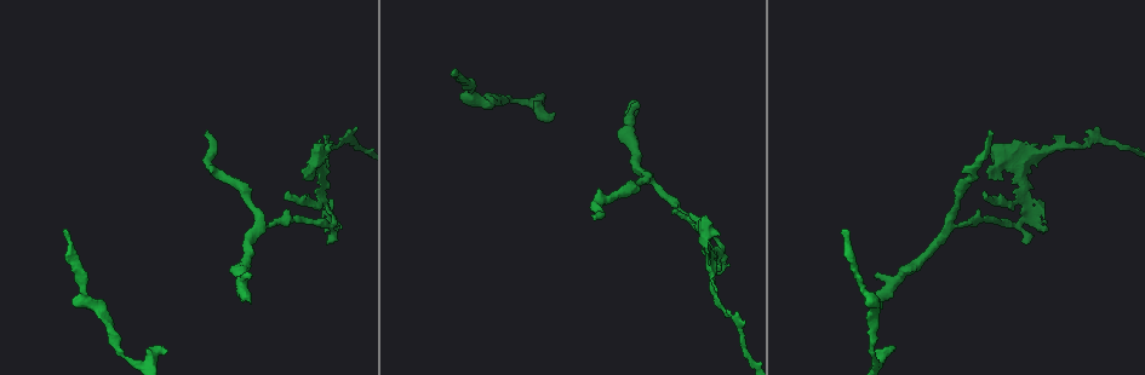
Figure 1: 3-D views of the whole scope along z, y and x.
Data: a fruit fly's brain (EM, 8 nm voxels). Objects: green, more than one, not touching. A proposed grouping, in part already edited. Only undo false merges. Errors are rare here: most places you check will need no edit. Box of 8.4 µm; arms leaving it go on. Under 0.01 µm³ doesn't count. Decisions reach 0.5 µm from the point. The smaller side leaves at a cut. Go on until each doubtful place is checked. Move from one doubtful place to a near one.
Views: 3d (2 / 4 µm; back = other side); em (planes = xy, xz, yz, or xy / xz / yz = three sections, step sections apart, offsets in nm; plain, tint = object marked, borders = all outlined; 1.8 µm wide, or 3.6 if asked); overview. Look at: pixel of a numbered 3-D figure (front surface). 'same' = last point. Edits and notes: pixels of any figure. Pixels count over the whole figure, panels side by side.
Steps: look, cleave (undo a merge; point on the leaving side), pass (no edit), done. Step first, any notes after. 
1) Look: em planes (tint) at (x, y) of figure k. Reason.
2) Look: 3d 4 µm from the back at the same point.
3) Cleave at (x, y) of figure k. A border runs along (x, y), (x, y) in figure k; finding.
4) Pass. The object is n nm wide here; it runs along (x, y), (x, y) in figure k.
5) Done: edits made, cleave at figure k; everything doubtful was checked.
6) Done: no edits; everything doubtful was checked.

Look: 3d 2 µm at (1014, 159) of figure 1. Thick turns thin.

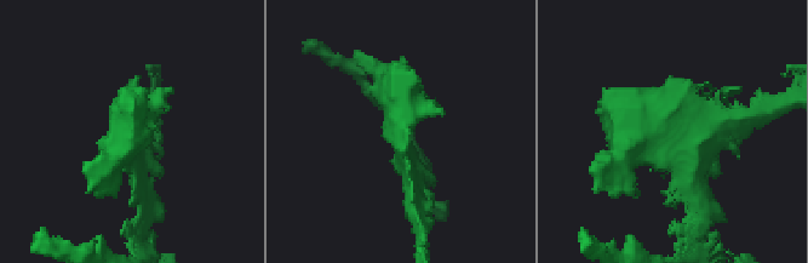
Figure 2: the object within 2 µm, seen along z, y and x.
Look: em planes (tint) at (400, 130) of figure 2. Need the tissue.

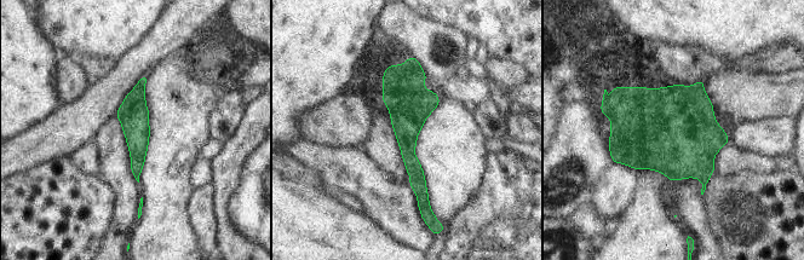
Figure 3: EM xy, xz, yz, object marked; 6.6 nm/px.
Pass. The object is 200 nm wide here; it runs along (412, 61), (408, 156), (420, 200) in figure 3; all the same neuron.

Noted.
Look: em 3.6 µm planes (tint) at (330, 227) of figure 1. Sharp bend.

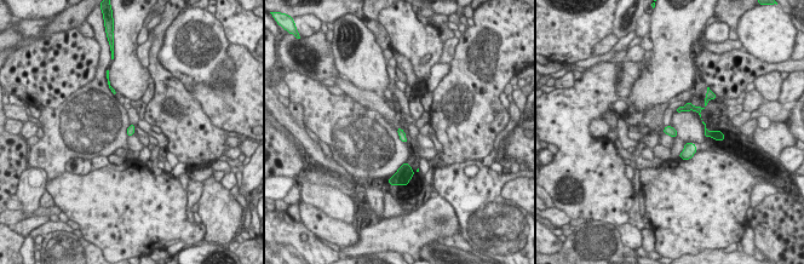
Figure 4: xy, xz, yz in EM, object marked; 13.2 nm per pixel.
Pass. The object is 100 nm wide here; one neuron here.

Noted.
Look: em planes (tint) at (261, 225) of figure 1. Three-way junction.

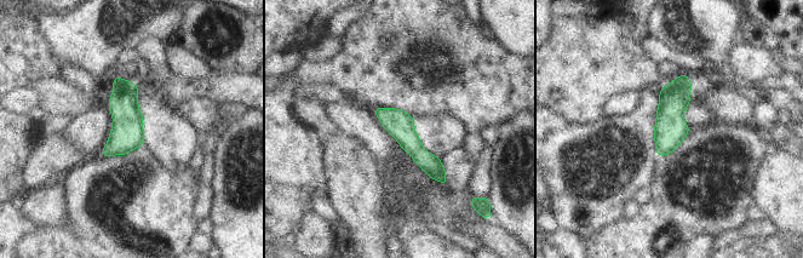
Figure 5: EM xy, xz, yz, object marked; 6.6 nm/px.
Pass. It runs along (378, 110), (408, 139), (442, 178) in figure 5; one neuron here.

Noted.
Done: no edits; everything doubtful was checked.

